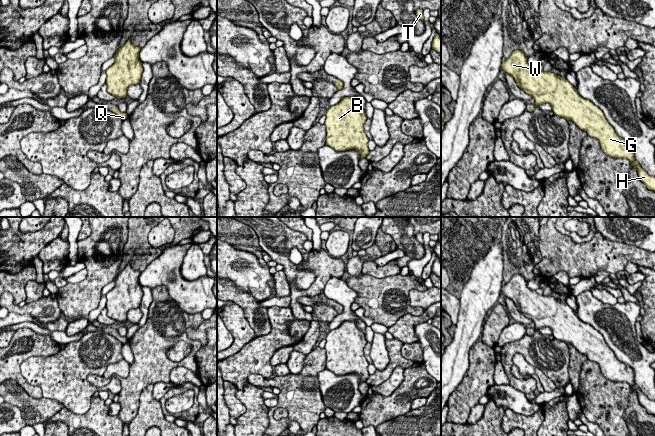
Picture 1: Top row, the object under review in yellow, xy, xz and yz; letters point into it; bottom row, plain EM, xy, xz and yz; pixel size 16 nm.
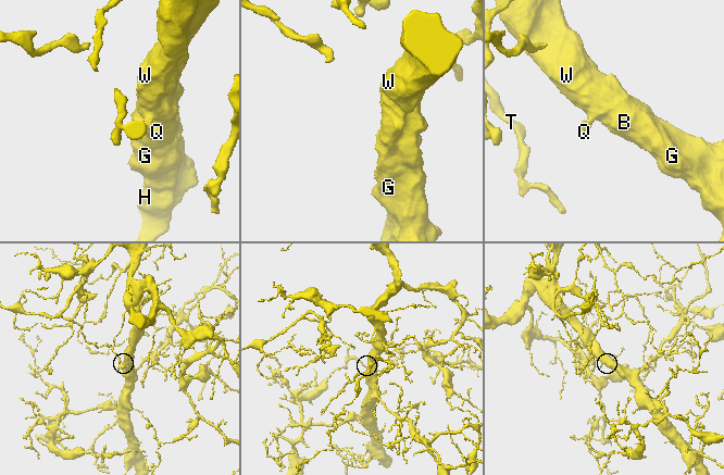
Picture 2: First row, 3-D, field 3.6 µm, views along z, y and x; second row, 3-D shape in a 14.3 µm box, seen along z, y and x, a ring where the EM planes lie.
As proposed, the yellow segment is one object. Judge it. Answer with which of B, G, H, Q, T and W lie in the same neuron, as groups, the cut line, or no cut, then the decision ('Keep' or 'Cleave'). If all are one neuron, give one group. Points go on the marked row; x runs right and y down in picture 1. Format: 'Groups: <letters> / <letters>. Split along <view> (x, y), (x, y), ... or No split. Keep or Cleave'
Groups: B G H Q T W. No split. Keep

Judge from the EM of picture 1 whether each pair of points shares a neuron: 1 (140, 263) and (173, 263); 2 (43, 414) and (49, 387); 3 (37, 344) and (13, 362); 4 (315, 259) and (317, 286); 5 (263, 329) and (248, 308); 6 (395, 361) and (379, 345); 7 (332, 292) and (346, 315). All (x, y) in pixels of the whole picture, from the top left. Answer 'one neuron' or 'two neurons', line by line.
1: two neurons
2: two neurons
3: one neuron
4: one neuron
5: one neuron
6: two neurons
7: one neuron

